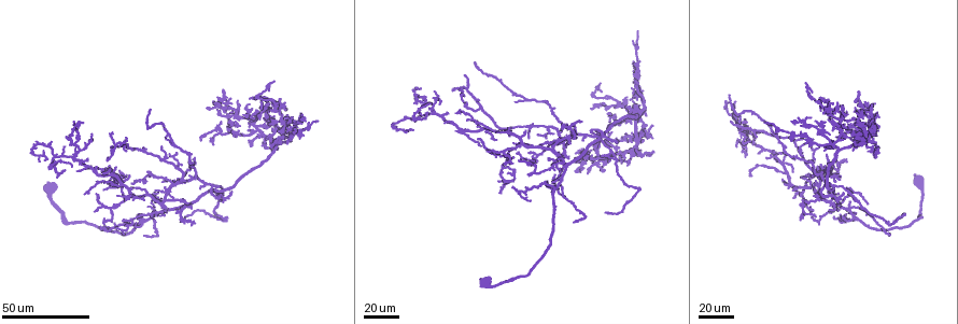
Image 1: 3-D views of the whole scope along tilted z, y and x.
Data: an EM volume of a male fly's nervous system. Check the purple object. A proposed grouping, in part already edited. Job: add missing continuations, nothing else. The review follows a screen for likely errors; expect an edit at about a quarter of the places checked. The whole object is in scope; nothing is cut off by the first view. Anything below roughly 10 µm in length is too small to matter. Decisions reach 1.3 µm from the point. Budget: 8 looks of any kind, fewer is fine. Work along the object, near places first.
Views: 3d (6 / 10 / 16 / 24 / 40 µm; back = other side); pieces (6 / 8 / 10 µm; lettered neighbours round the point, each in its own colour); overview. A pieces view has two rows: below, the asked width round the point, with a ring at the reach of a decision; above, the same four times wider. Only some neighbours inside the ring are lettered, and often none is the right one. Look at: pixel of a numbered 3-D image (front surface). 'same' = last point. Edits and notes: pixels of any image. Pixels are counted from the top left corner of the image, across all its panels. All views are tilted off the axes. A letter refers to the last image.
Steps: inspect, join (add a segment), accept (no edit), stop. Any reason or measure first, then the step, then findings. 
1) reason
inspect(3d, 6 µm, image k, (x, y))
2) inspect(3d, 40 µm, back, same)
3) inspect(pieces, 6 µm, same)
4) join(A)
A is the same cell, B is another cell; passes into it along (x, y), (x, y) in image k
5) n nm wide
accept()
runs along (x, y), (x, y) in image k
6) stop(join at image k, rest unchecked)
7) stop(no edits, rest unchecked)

thin end
inspect(3d, 40 µm, image 1, (114, 166))

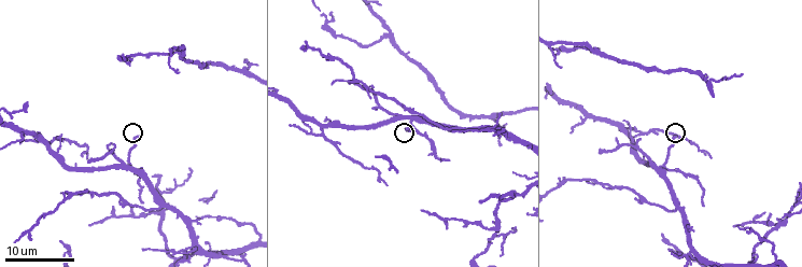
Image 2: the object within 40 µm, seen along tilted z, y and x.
inspect(pieces, 10 µm, image 2, (140, 136))

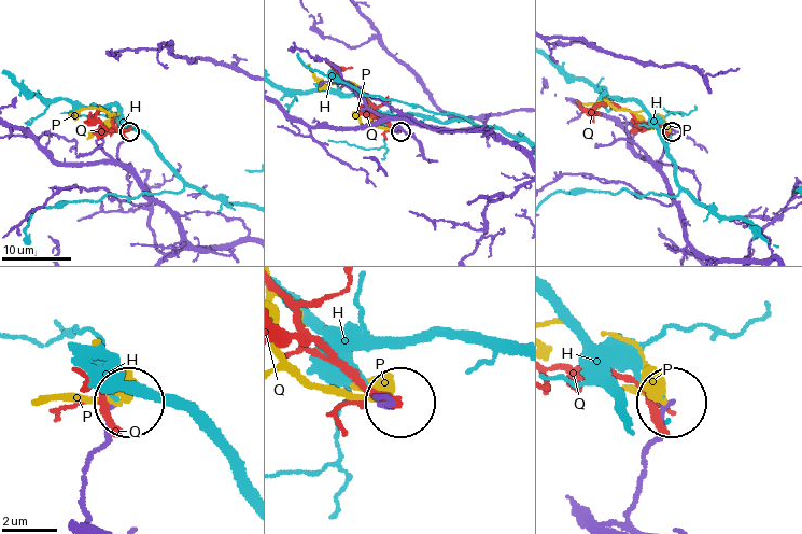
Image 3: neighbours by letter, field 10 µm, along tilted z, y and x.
accept()
H, P and Q are other cells; no lettered segment goes on from it

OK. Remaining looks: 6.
an open end
inspect(3d, 24 µm, image 1, (528, 129))

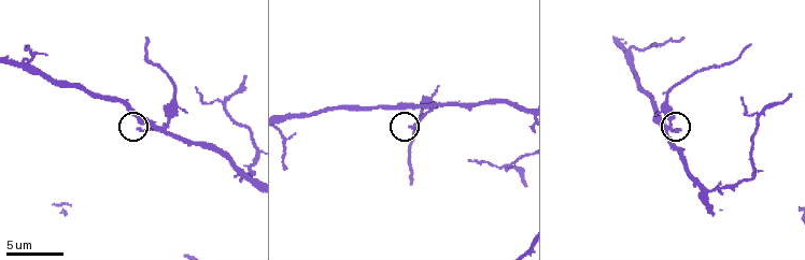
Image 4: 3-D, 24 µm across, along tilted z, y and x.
inspect(3d, 6 µm, image 4, (140, 127))

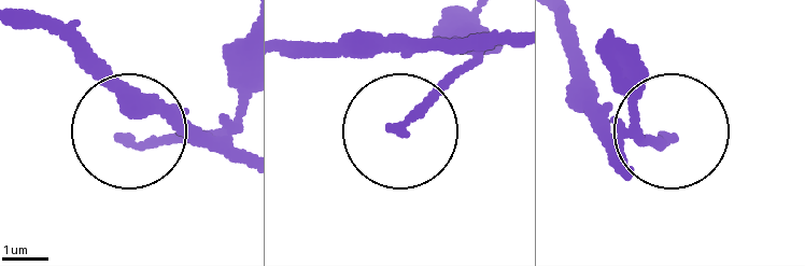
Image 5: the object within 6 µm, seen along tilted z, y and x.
inspect(pieces, 6 µm, image 5, (403, 131))

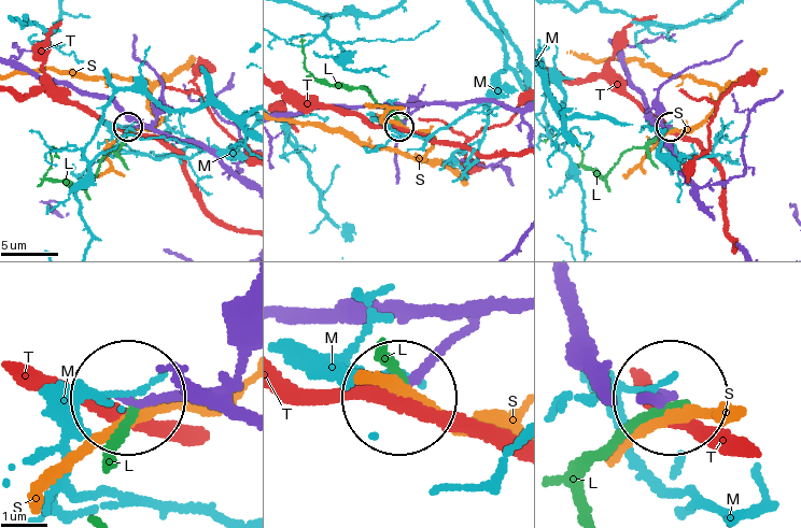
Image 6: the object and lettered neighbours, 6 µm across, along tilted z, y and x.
180 nm wide
accept()
L, M, S and T are other cells; no lettered segment goes on from it

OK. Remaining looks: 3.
free end
inspect(3d, 6 µm, image 4, (148, 40))

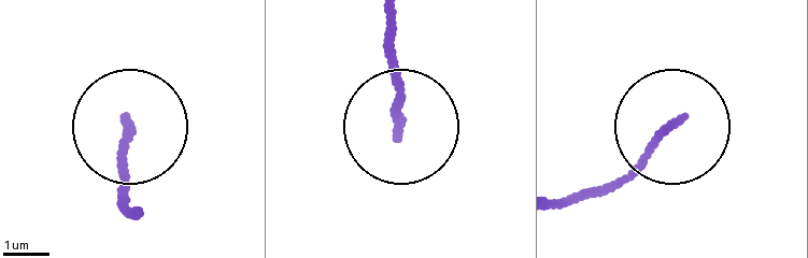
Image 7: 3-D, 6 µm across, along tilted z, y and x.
inspect(pieces, 6 µm, image 7, (399, 136))

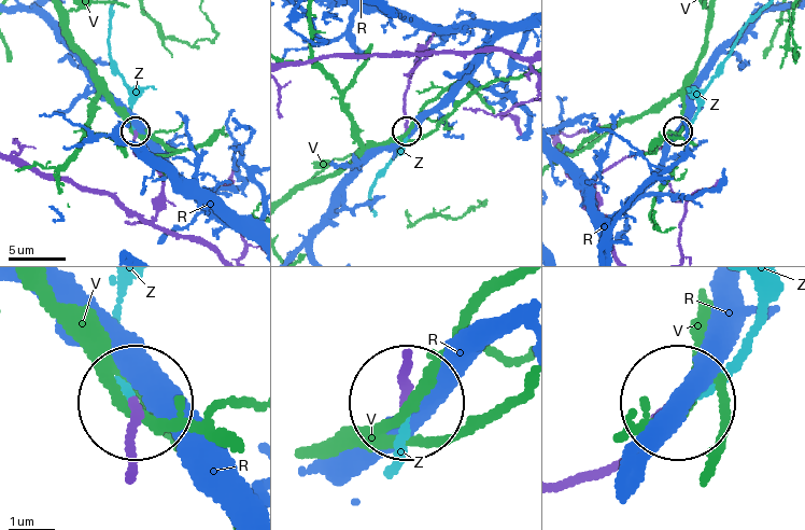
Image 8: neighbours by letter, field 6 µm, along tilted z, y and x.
join(Z)
Z is the same cell, R and V are other cells; passes into it along (565, 489), (707, 384), (745, 336), (754, 291) in image 8; it goes on there

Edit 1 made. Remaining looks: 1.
stop(join at image 8, rest unchecked)

